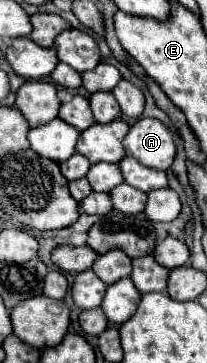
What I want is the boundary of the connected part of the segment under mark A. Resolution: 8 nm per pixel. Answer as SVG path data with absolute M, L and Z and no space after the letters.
M138 119L124 139L126 153L146 167L166 171L176 157L174 133L158 119Z

